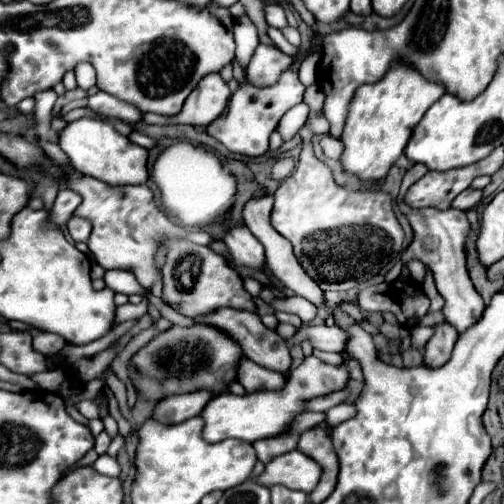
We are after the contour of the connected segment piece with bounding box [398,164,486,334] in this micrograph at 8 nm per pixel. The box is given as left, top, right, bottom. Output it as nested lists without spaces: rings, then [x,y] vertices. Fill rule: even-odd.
[[[414,164],[402,178],[402,186],[400,186],[400,194],[398,194],[398,206],[400,210],[406,214],[406,218],[410,220],[410,226],[414,230],[414,240],[412,244],[402,252],[402,272],[400,278],[408,280],[410,278],[410,270],[408,270],[408,262],[410,260],[420,260],[422,264],[426,264],[436,280],[436,288],[442,294],[442,298],[446,300],[444,304],[444,318],[446,322],[450,322],[452,326],[456,326],[456,330],[462,334],[462,330],[468,330],[468,326],[474,326],[480,320],[480,314],[484,314],[484,300],[482,296],[476,292],[468,270],[466,270],[466,252],[464,252],[464,242],[466,242],[466,234],[470,232],[470,224],[466,220],[466,212],[449,208],[447,210],[436,210],[436,208],[424,208],[424,210],[412,210],[412,206],[408,206],[404,202],[404,194],[406,190],[420,180],[424,174],[428,172],[428,168],[424,164]]]

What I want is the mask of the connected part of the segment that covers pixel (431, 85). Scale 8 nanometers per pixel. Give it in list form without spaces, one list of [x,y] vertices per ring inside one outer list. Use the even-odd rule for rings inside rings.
[[[392,62],[388,74],[380,82],[360,86],[348,106],[348,118],[340,136],[346,146],[342,154],[344,170],[366,182],[386,178],[390,166],[404,152],[412,128],[444,94],[446,90],[440,86],[440,82],[428,82],[428,78],[424,78],[418,70],[412,70],[412,66],[404,66],[404,62]]]

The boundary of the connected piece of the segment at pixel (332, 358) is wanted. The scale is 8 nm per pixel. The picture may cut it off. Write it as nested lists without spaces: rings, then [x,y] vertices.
[[[313,349],[313,355],[315,355],[320,360],[326,363],[333,365],[340,365],[344,362],[344,359],[340,353],[324,352],[317,349]]]

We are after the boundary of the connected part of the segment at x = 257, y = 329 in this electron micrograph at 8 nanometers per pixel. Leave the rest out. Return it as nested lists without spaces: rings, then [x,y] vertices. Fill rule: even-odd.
[[[220,308],[216,310],[214,314],[208,314],[204,318],[198,318],[196,322],[206,322],[206,324],[212,324],[220,330],[224,330],[230,338],[234,338],[242,350],[244,350],[244,356],[250,358],[252,362],[256,362],[258,366],[262,368],[268,368],[268,370],[278,370],[278,372],[288,372],[290,364],[292,364],[292,356],[284,344],[284,340],[274,332],[274,330],[268,330],[258,314],[252,314],[252,312],[238,312],[238,310],[232,310],[232,308]]]

